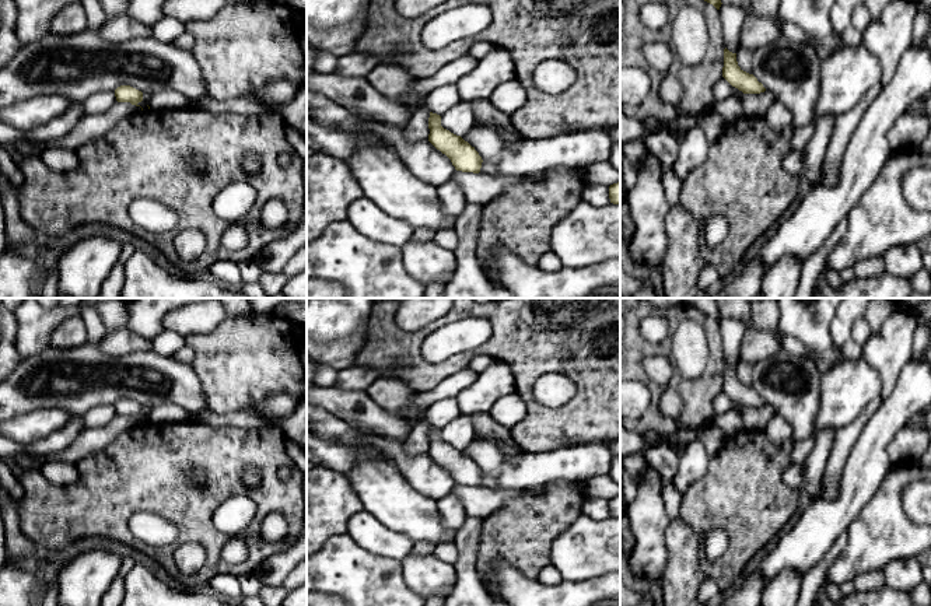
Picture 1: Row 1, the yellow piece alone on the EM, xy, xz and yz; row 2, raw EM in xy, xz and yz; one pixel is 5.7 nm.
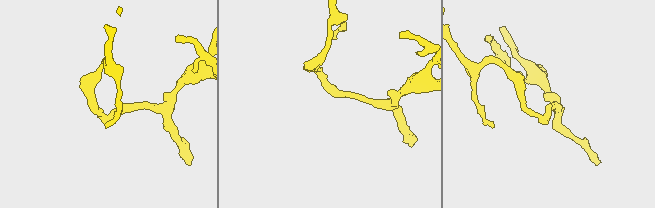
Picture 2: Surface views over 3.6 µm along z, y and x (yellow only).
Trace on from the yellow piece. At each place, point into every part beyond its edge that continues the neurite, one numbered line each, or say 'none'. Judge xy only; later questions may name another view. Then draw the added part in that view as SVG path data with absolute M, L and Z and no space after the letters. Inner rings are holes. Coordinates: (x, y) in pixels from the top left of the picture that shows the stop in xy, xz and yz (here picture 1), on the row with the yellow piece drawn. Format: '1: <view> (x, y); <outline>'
none

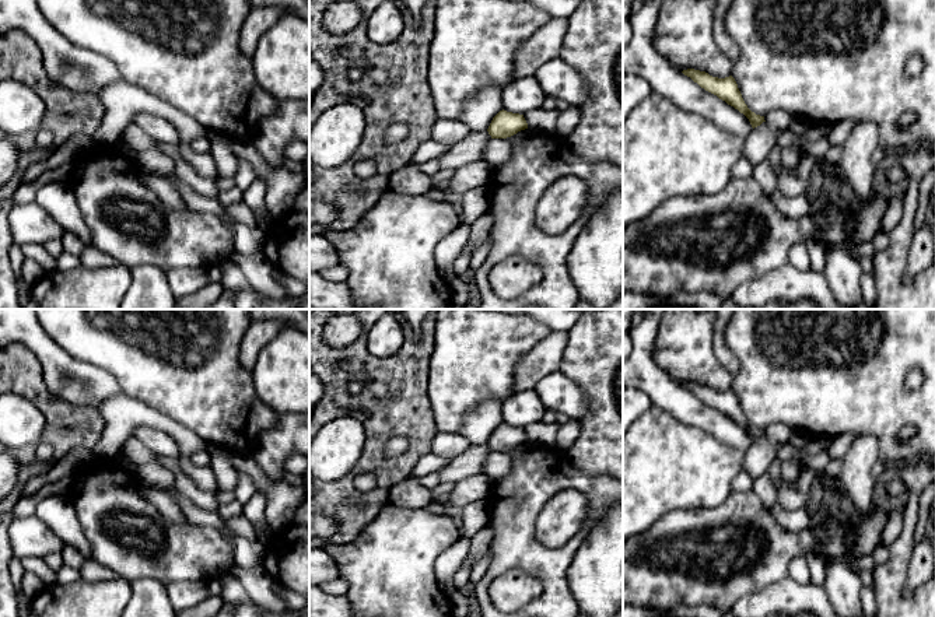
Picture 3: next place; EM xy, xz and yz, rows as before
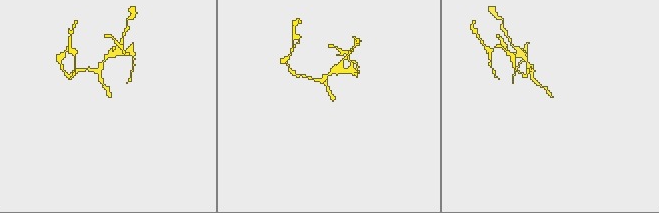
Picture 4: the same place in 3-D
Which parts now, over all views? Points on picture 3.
none

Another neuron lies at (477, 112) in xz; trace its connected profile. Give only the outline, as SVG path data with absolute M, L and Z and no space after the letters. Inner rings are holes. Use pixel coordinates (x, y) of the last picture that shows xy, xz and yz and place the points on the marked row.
M488 85L465 101L456 119L466 125L469 132L484 132L500 111L502 111L502 87Z

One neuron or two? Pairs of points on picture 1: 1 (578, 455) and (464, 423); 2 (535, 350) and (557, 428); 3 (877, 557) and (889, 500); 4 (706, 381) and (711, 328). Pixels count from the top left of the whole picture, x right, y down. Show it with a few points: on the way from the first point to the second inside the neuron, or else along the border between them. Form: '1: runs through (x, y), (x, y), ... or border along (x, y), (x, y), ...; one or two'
1: border along (473, 438), (465, 448); two
2: runs through (527, 370), (527, 395), (538, 410); one
3: runs through (877, 543), (882, 532), (884, 514); one
4: runs through (714, 368), (714, 340); one

